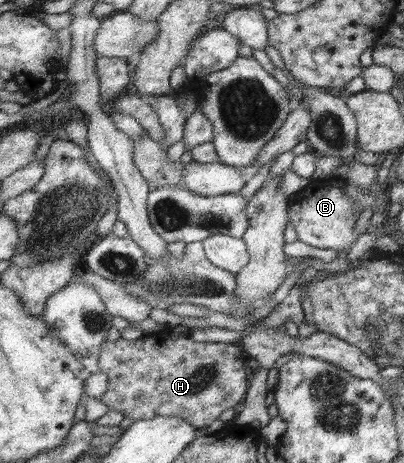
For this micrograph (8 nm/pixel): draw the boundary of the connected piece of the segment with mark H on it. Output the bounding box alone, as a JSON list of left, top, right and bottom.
[96,333,251,428]

